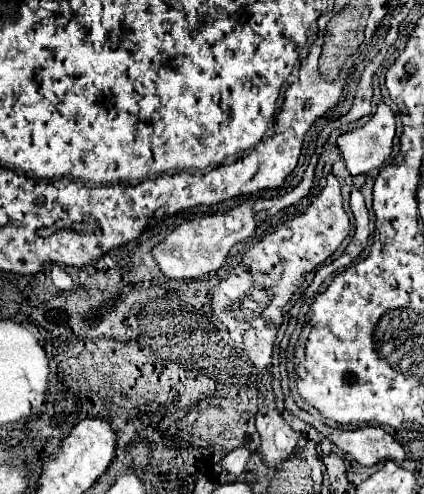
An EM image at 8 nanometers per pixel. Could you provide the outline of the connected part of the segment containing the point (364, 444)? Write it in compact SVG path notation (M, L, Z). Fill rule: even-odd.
M317 422L315 428L361 466L375 466L379 460L405 460L405 450L401 448L401 444L395 442L395 438L383 428L365 426L357 430L339 430L329 428L323 422Z

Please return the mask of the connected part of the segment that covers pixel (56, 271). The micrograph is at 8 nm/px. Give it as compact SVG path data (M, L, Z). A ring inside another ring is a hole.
M57 264L51 266L51 280L53 280L53 284L55 284L57 288L61 288L61 290L71 290L71 286L73 286L71 276L69 276L61 266L57 266Z

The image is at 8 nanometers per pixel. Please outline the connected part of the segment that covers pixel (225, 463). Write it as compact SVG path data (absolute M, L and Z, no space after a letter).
M245 446L241 448L235 448L233 452L229 452L223 460L221 460L221 466L223 466L223 472L225 474L231 474L231 476L239 476L245 468L245 462L249 460L249 450Z

